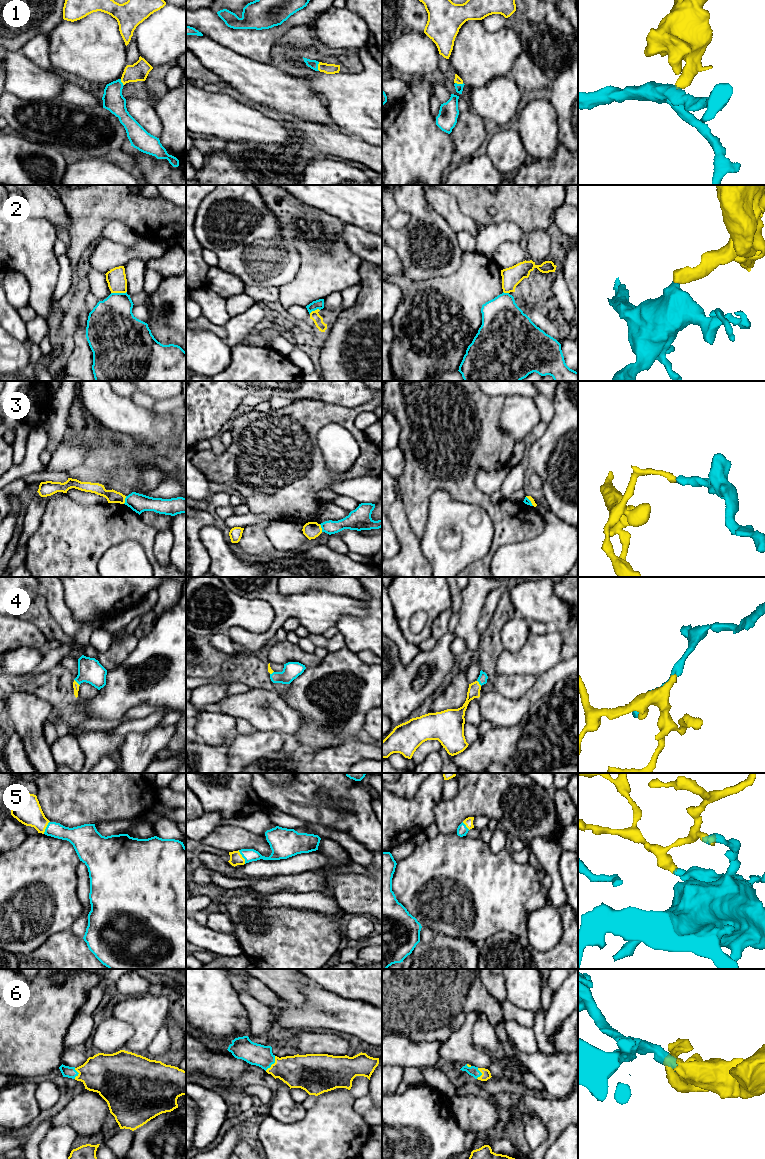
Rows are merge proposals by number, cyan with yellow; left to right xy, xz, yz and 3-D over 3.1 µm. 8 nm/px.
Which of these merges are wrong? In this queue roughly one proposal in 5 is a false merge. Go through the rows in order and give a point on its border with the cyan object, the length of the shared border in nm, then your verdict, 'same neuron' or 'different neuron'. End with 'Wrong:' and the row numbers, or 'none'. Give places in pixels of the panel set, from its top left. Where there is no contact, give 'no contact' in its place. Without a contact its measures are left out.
1: contact xz (317, 66); length 70 nm; same neuron
2: contact xy (118, 293); length 130 nm; different neuron
3: contact xy (125, 500); length 70 nm; different neuron
4: contact xy (76, 681); length 70 nm; same neuron
5: contact xz (242, 856); length 130 nm; same neuron
6: contact xz (272, 1063); length 150 nm; same neuron
Wrong: 2, 3

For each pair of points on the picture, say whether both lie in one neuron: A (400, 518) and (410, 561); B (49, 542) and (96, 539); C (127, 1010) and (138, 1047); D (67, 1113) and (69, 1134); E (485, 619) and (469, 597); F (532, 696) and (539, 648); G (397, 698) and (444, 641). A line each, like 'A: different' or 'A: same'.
A: same
B: same
C: same
D: different
E: different
F: same
G: same

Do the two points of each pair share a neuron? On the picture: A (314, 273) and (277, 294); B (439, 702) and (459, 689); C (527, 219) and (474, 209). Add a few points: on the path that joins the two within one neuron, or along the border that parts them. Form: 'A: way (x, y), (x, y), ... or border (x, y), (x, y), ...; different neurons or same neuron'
A: way (305, 282), (293, 294), (286, 294); same neuron
B: way (444, 700), (454, 694); same neuron
C: way (514, 206), (509, 201), (487, 201); same neuron

